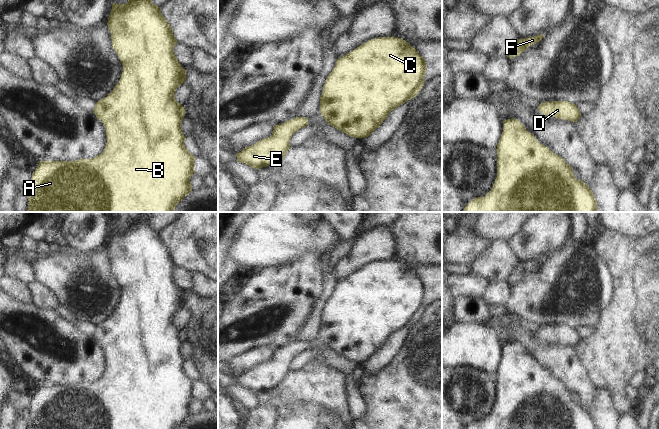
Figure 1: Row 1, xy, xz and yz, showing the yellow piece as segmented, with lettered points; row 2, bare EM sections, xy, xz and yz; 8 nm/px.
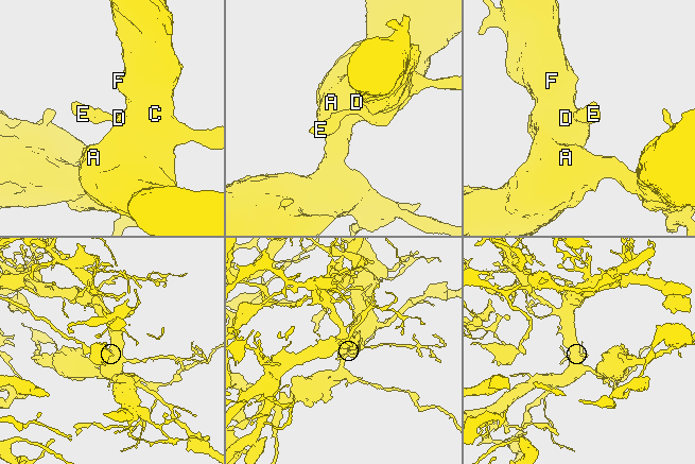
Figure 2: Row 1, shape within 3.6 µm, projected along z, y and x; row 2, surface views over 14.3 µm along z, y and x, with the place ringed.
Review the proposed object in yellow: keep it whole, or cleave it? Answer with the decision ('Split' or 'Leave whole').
Leave whole.

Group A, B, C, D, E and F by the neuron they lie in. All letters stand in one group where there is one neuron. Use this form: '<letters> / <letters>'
A B C D E F

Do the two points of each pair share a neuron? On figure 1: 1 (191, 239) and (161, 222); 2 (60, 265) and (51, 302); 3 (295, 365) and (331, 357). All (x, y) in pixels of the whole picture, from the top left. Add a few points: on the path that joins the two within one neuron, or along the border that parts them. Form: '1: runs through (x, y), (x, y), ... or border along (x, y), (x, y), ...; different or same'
1: border along (173, 222), (160, 231); different
2: border along (37, 280), (56, 296), (61, 308); different
3: runs through (304, 358), (310, 354), (322, 354); same

